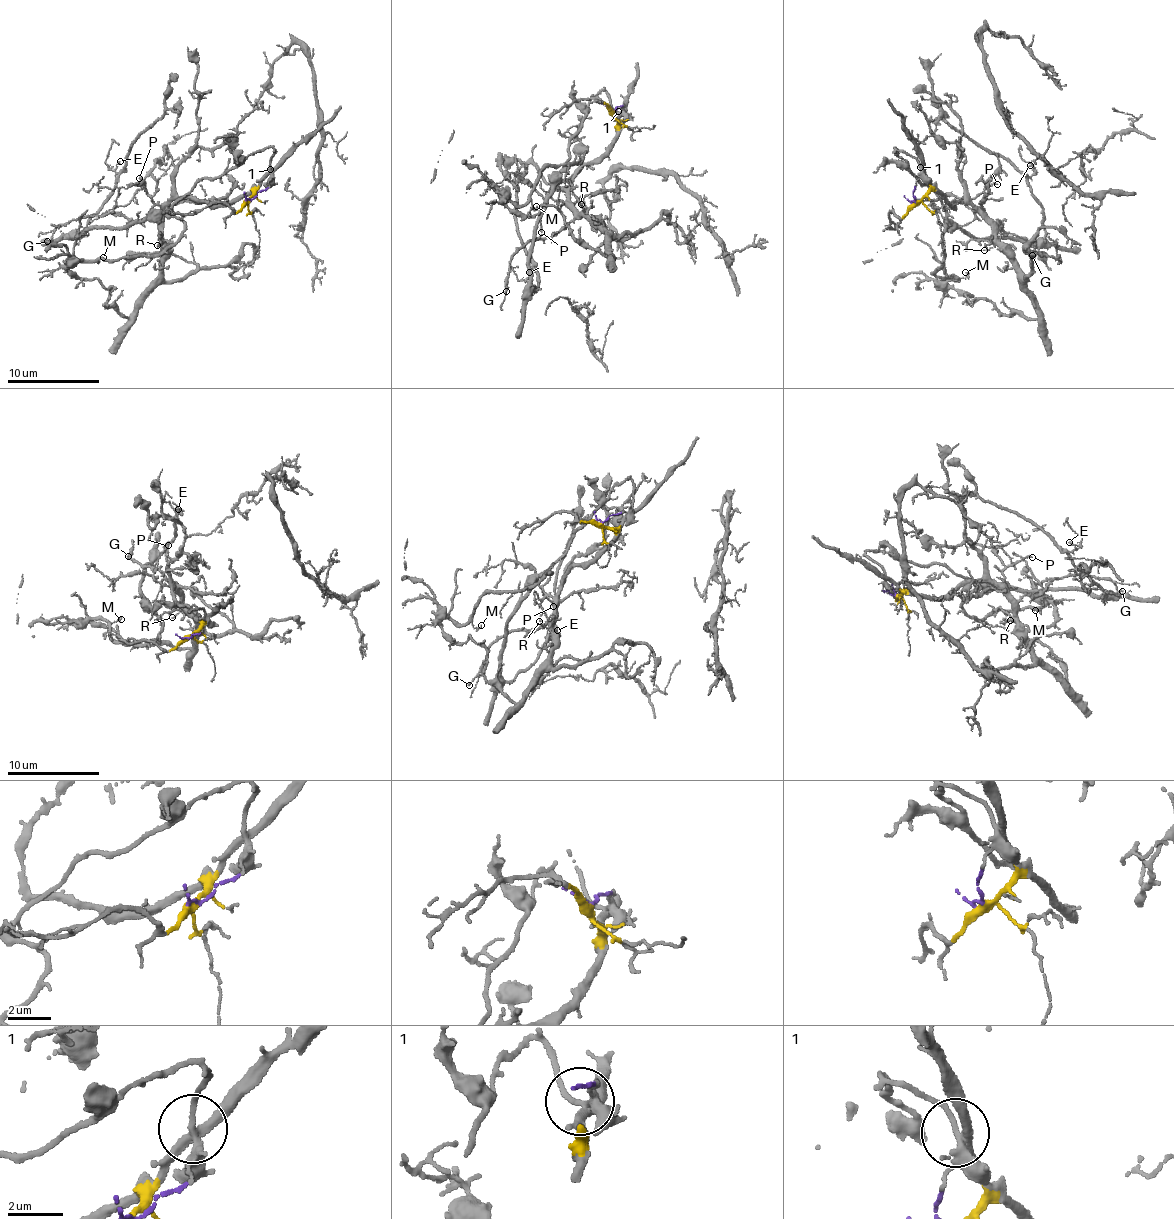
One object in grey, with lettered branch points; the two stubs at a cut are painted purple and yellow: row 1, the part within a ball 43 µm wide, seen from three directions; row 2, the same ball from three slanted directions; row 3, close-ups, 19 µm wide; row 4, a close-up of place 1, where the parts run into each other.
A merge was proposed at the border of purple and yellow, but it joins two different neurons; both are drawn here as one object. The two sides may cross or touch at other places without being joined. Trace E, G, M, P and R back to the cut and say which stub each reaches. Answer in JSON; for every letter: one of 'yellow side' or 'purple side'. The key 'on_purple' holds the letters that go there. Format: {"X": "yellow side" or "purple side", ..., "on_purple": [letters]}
{"E": "purple side", "G": "yellow side", "M": "purple side", "P": "yellow side", "R": "yellow side", "on_purple": ["E", "M"]}

